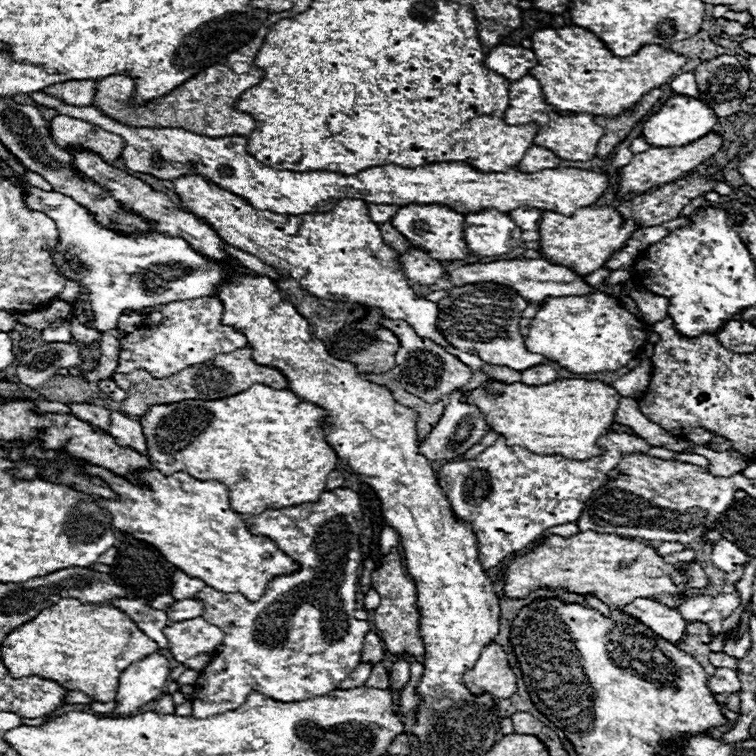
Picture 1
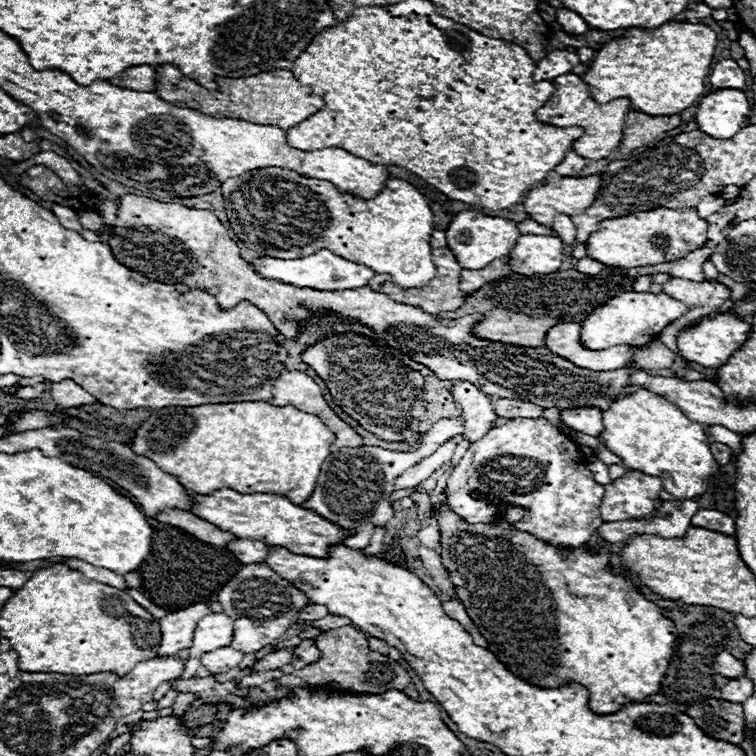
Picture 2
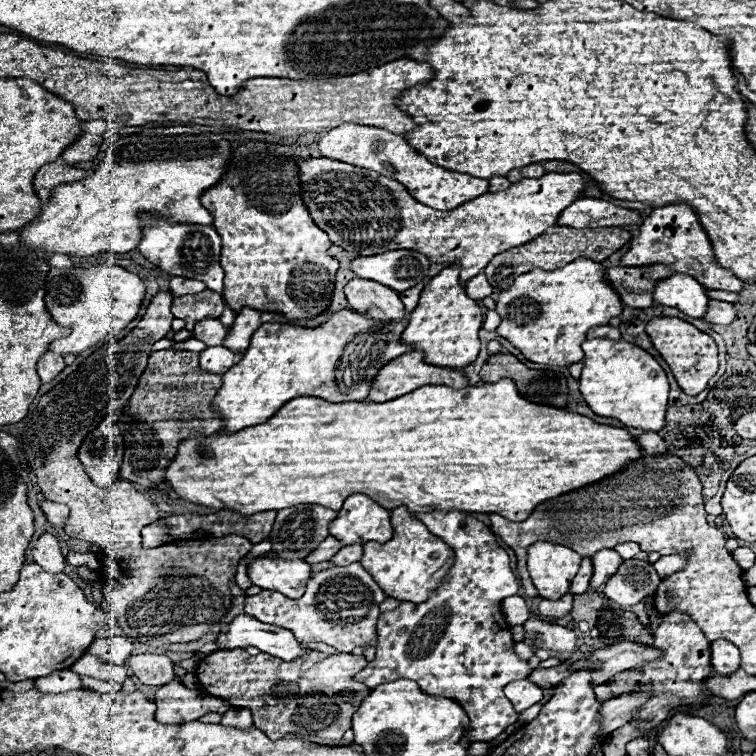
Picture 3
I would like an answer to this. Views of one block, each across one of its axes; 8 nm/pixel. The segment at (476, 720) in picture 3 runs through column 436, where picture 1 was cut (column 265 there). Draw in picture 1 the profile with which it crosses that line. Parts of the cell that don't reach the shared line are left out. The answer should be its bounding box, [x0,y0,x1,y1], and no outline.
[192,488,370,718]

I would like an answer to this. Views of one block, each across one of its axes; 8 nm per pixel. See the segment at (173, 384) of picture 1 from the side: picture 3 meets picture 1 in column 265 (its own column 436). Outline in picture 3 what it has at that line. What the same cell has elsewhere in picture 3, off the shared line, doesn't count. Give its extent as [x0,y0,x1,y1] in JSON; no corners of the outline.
[368,350,470,402]

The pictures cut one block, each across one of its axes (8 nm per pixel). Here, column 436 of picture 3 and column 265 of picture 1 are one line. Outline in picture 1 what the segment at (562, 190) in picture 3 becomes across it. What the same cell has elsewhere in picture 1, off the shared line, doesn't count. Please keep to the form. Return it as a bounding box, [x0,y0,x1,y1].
[174,174,492,390]

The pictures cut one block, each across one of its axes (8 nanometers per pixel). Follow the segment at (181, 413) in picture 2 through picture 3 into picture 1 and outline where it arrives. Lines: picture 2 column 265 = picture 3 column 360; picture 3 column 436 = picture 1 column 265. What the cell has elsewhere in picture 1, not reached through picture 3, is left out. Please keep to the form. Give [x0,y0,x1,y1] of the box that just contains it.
[140,384,338,514]

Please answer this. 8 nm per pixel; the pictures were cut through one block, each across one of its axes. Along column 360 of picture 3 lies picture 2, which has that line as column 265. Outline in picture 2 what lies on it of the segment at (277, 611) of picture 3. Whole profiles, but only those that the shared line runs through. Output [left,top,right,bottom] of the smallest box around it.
[218,564,310,654]

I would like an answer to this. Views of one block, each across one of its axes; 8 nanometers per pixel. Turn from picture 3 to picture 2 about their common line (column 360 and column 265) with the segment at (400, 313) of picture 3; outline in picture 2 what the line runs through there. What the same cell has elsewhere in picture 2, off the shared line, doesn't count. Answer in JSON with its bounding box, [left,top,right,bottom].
[108,194,632,410]

